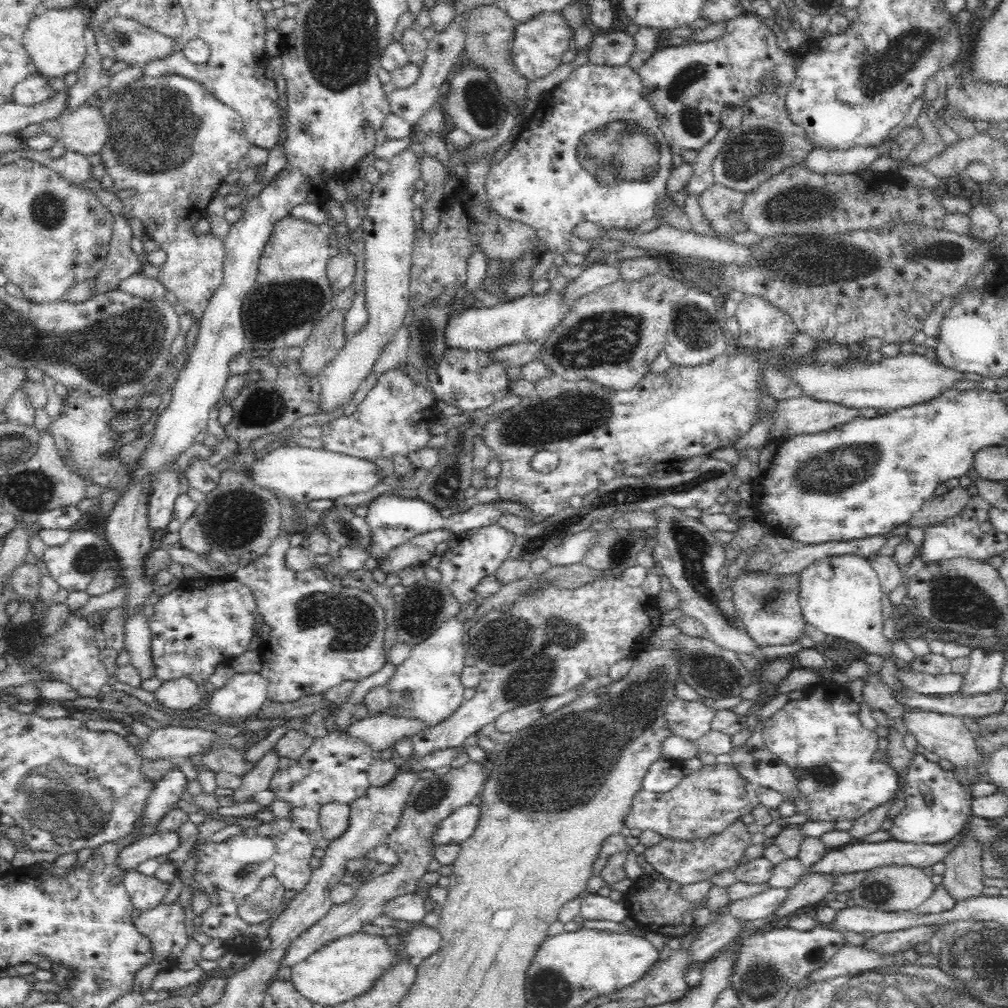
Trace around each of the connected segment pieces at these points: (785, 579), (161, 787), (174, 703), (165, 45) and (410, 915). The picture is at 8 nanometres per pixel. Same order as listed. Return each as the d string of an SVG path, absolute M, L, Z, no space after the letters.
M743 569L733 578L732 599L736 614L746 624L748 633L761 647L792 644L805 636L806 619L800 606L800 573L770 573Z
M179 768L171 770L162 779L156 781L156 787L150 796L149 802L146 804L145 812L142 814L142 818L148 824L144 827L143 836L140 838L146 838L146 836L152 836L152 833L156 833L156 829L154 829L156 822L168 810L176 807L176 802L182 797L187 784L188 782Z
M187 676L164 681L154 692L155 702L168 710L188 710L202 702L204 693Z
M114 16L105 24L105 32L117 54L117 60L142 66L154 59L168 58L176 39L144 26L134 19Z
M430 884L430 886L418 886L416 892L410 894L402 894L397 898L390 900L383 905L383 913L386 913L392 918L402 920L420 921L427 914L425 909L426 900L431 898L432 890L437 884Z

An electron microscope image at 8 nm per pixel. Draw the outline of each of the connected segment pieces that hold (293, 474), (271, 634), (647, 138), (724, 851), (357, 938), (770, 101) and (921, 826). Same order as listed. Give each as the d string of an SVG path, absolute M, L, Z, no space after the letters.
M284 445L257 458L246 470L245 474L254 484L269 491L281 492L302 506L311 500L329 498L334 500L354 492L366 492L381 479L381 471L374 462L366 462L347 454L328 452L323 448L308 448L298 445Z
M280 527L277 535L273 538L269 550L256 558L254 561L242 561L240 566L233 570L232 578L246 585L255 596L255 603L257 606L257 614L261 616L260 626L253 626L253 634L260 638L260 644L258 651L260 653L260 658L262 658L262 670L260 674L267 680L267 700L272 702L292 702L293 700L298 700L302 696L309 694L320 694L326 692L329 688L340 684L345 680L354 680L358 682L361 678L366 678L370 676L373 672L380 670L384 663L386 663L386 658L383 653L383 638L385 635L386 622L384 621L384 611L382 607L378 605L376 599L370 592L364 592L360 589L350 588L349 586L344 586L340 581L334 580L329 573L324 569L324 567L316 566L305 571L295 571L288 568L286 563L286 556L288 553L290 545L291 534Z
M594 63L577 66L575 70L558 86L538 101L536 111L524 123L523 128L517 134L515 143L504 158L497 163L493 163L486 178L486 191L488 200L493 208L501 217L510 218L515 221L526 223L532 226L538 236L545 242L545 248L554 254L565 255L570 252L570 238L572 238L575 226L580 222L590 221L602 228L632 228L640 222L652 220L655 214L657 203L665 193L666 181L672 172L672 148L666 140L664 133L659 127L659 120L656 111L650 104L647 97L647 90L642 85L636 70L627 64L624 66L598 65Z
M740 817L730 826L726 826L726 830L718 834L708 834L704 840L702 838L692 838L686 841L662 838L658 844L653 844L645 850L645 859L658 874L678 882L681 886L711 879L720 872L733 871L738 866L738 862L744 858L746 848L752 846L754 833L748 828L750 828L749 824L746 824Z
M362 931L329 941L291 968L291 981L295 989L310 1002L324 1006L336 1006L364 994L377 978L398 959L408 956L390 951L384 936L368 935Z
M748 98L741 106L741 121L736 128L729 129L728 138L722 145L718 156L712 162L714 181L718 184L734 188L734 190L745 193L752 192L761 182L775 174L782 172L785 168L802 163L808 154L814 150L814 141L808 137L806 129L792 120L788 109L786 110L786 100L784 98Z
M916 755L912 767L908 769L905 787L907 806L894 818L894 825L890 829L892 840L898 842L940 844L950 841L959 834L973 817L973 797L965 790L961 782L955 780L953 772L943 770L938 763L926 760L923 755Z

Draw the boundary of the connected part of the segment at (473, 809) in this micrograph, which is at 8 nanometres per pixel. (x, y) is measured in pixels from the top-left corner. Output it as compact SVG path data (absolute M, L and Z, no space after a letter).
M468 804L458 808L438 826L434 848L442 843L466 841L466 838L474 834L481 817L482 810L478 804Z

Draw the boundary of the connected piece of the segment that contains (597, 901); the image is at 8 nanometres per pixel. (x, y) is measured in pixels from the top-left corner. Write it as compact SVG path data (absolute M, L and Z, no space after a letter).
M590 894L581 899L581 914L588 920L612 920L622 922L628 916L628 909L622 901L614 902L606 896Z

